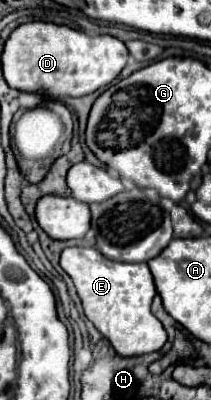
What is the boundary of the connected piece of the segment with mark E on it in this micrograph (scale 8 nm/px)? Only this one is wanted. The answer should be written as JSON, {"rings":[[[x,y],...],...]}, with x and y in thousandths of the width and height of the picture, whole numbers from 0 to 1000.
{"rings":[[[336,615],[289,635],[289,670],[336,690],[355,710],[412,800],[431,800],[441,815],[526,855],[564,890],[630,895],[659,885],[716,885],[782,860],[791,835],[763,805],[716,785],[716,750],[744,730],[706,665],[687,655],[536,655],[517,645],[488,645],[460,620]]]}

